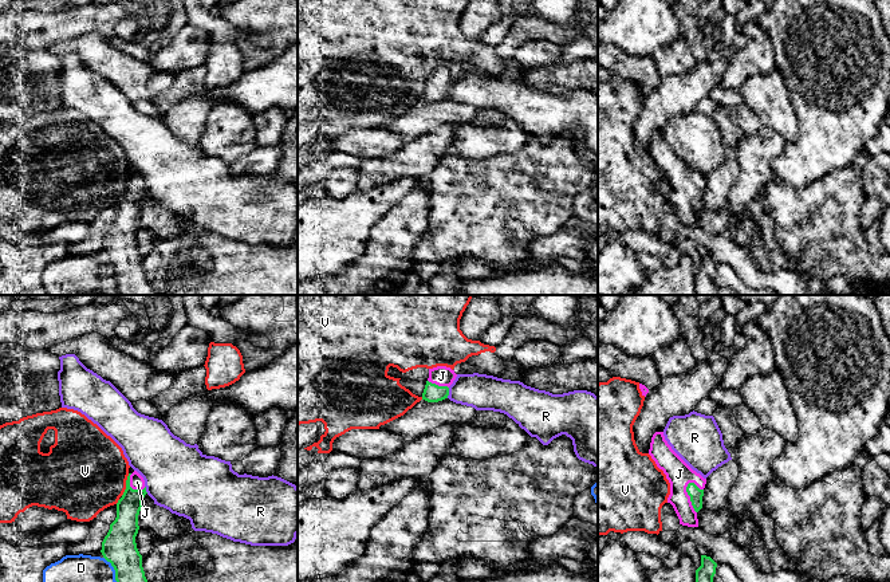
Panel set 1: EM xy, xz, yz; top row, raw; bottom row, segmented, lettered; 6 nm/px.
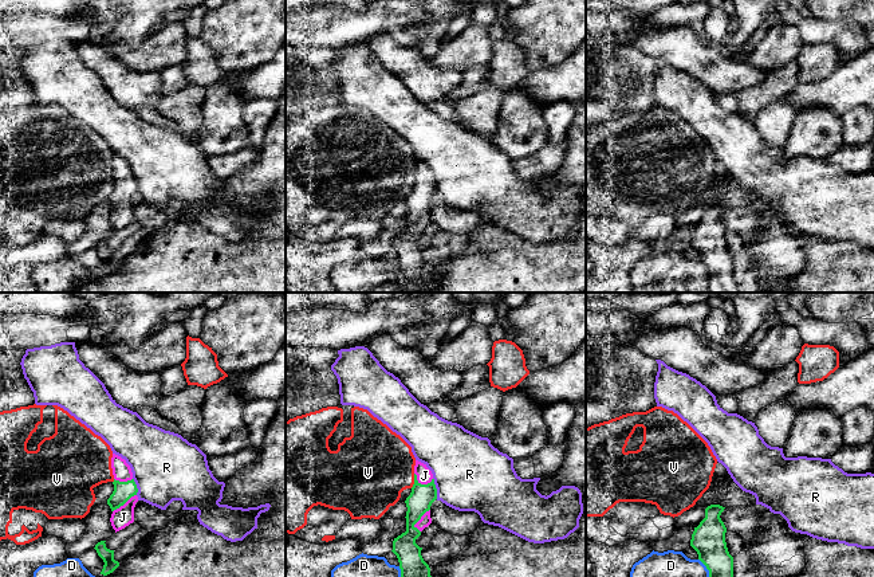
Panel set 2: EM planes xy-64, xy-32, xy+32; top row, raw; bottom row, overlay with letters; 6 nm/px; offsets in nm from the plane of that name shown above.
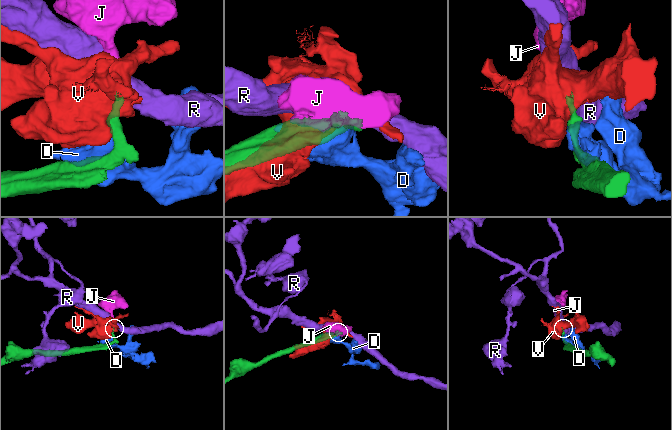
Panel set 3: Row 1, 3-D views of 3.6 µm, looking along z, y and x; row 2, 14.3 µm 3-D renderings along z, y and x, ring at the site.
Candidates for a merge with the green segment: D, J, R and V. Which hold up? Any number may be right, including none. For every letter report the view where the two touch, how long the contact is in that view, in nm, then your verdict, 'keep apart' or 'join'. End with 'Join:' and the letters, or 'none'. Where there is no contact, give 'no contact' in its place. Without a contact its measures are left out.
D: contact in xy; length 260 nm; keep apart
J: contact in yz; length 200 nm; join
R: contact in xz; length 70 nm; keep apart
V: contact in xy; length 140 nm; keep apart
Join: J

